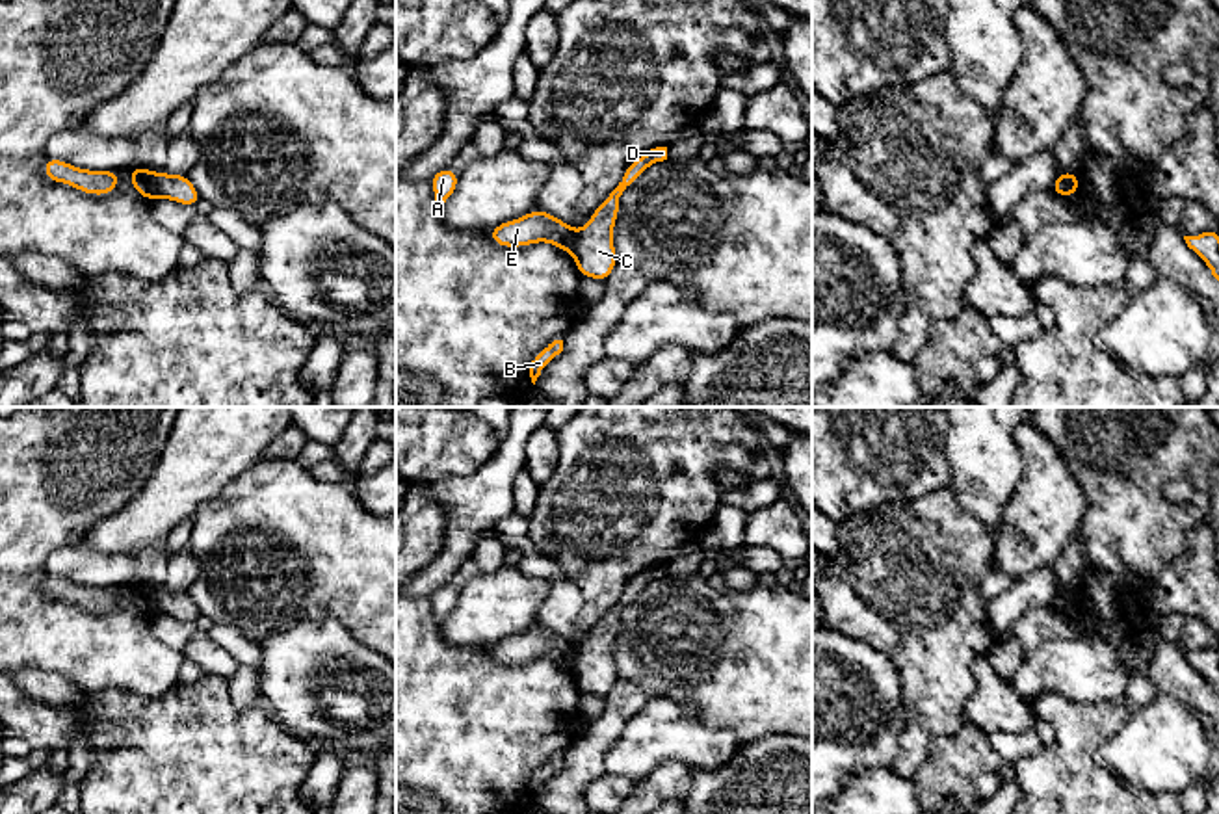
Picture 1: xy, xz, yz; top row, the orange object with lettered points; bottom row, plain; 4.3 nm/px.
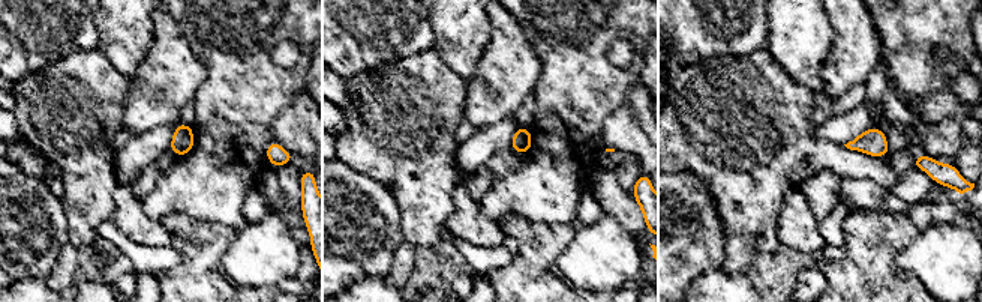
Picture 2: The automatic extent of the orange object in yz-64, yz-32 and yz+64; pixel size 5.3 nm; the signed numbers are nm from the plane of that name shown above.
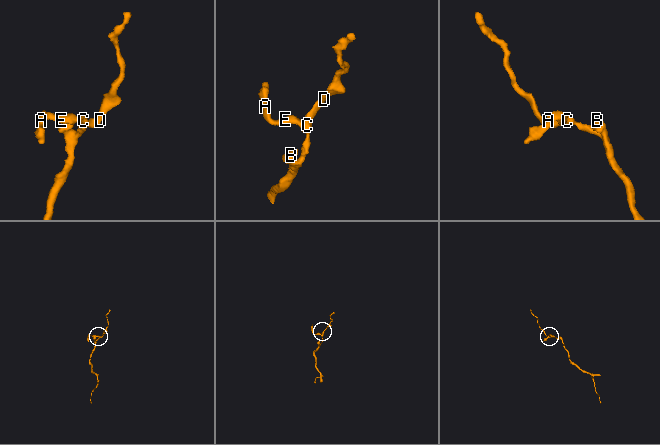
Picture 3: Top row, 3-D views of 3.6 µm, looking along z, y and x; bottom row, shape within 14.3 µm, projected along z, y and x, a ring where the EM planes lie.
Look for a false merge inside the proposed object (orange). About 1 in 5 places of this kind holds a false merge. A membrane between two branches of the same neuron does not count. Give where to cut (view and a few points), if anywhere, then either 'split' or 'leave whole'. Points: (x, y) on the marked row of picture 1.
cut xy (158, 173), (157, 196); split

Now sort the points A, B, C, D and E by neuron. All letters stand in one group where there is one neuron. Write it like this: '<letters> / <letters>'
A E / B C D

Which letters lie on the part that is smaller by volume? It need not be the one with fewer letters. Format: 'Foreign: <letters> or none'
Foreign: A, E

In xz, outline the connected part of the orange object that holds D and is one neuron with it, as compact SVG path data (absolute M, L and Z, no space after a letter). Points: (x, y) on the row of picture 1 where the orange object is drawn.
M656 147L637 156L623 173L619 186L593 212L591 219L578 232L570 255L582 277L593 277L606 282L615 268L617 255L613 247L613 225L619 216L621 195L634 186L641 173L667 160L667 147Z

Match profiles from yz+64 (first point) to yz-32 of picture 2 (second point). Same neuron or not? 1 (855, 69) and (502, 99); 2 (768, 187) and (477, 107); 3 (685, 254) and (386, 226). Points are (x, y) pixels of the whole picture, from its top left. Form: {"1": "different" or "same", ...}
{"1": "same", "2": "different", "3": "same"}

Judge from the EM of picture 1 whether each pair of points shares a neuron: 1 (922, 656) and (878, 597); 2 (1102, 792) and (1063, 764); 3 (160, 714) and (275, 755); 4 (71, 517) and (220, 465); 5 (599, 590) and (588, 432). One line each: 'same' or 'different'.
1: same
2: same
3: same
4: different
5: same

